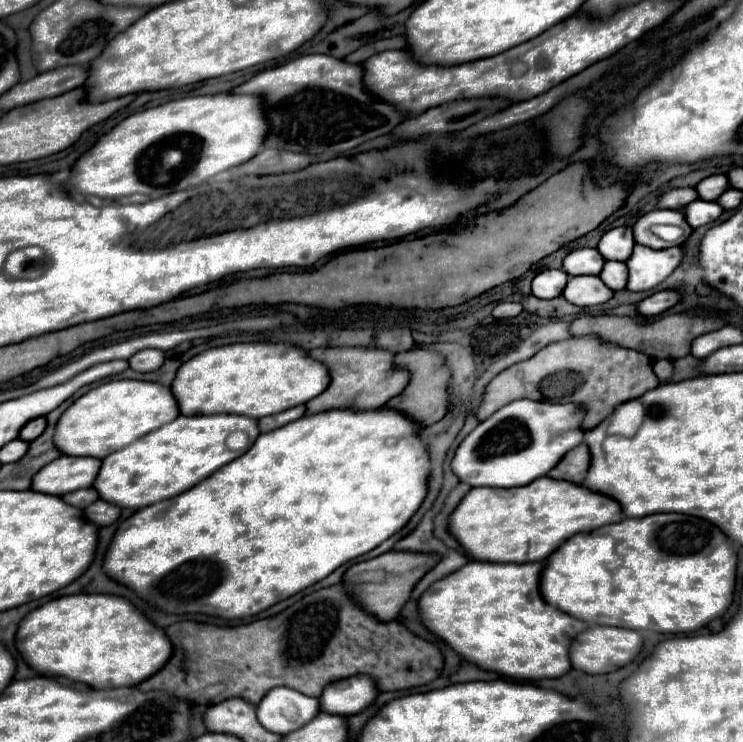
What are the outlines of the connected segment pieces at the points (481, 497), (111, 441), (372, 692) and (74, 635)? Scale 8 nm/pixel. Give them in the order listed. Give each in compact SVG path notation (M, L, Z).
M548 476L524 488L472 488L448 518L448 532L466 550L470 560L516 560L526 564L546 560L566 538L620 522L622 510L616 500L584 486L552 480Z
M112 380L80 396L60 416L54 432L54 446L64 456L90 456L102 460L136 438L172 422L178 414L178 404L168 386L140 380Z
M352 676L336 684L328 684L320 694L320 710L340 712L340 716L354 716L362 712L378 696L374 680L368 676Z
M76 594L54 598L40 608L28 612L16 632L16 648L24 662L42 676L64 676L74 682L88 684L90 688L120 688L134 686L156 674L170 658L172 644L166 640L162 628L154 626L140 610L136 610L126 598L110 594Z

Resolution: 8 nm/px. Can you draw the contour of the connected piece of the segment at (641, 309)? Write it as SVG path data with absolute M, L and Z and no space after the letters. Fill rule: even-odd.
M664 290L664 292L656 292L648 298L644 298L642 302L638 302L636 310L638 310L640 316L658 316L658 314L666 312L668 308L672 308L678 300L680 300L678 292Z

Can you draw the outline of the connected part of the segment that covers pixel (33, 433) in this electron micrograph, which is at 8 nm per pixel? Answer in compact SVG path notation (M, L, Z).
M34 418L20 430L18 438L24 442L32 442L34 438L38 438L44 432L44 428L46 428L46 418Z

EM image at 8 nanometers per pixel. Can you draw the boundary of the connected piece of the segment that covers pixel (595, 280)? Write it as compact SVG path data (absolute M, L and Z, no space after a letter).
M572 276L564 288L564 298L576 306L598 306L612 298L612 290L600 280L600 276Z

